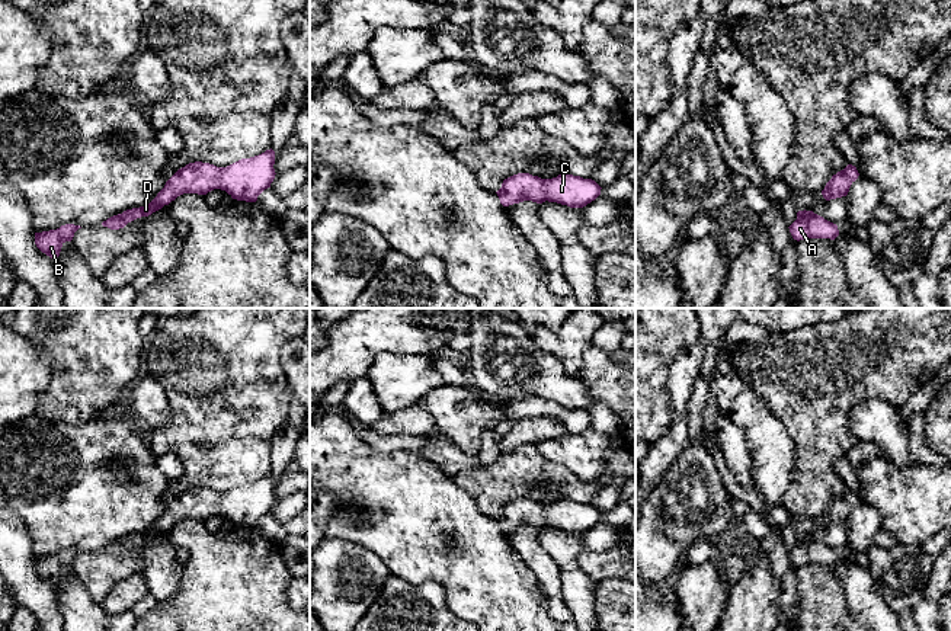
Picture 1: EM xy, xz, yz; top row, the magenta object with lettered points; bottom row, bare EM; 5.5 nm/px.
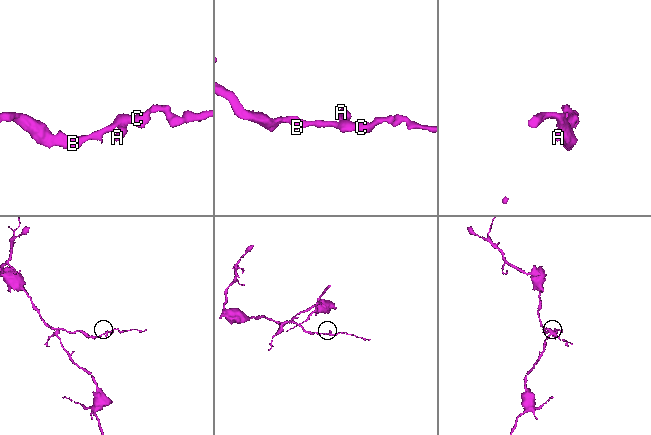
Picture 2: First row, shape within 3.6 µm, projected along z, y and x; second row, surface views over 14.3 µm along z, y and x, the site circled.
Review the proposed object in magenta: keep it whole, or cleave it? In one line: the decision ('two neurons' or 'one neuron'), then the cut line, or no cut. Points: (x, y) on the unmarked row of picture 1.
one neuron | no cut

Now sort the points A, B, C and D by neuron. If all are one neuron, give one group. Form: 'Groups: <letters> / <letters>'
Groups: A B C D

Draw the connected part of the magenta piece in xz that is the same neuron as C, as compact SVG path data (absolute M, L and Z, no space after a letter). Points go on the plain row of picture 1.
M566 497L553 505L518 499L505 505L496 519L503 532L523 526L537 529L548 526L570 534L583 534L601 521L601 515L595 506L573 502Z

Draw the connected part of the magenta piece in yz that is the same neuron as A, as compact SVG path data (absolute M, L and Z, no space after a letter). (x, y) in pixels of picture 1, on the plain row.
M798 536L797 545L788 552L794 566L830 564L839 561L838 551L814 539L813 536Z

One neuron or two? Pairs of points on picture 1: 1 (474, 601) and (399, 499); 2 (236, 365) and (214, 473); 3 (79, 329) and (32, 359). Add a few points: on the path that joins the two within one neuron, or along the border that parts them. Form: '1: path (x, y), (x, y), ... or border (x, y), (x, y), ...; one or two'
1: path (461, 575), (434, 553), (432, 537), (422, 525); one
2: path (229, 391), (229, 410), (221, 422), (221, 447); one
3: border (15, 333), (28, 338), (48, 356), (50, 386); two

